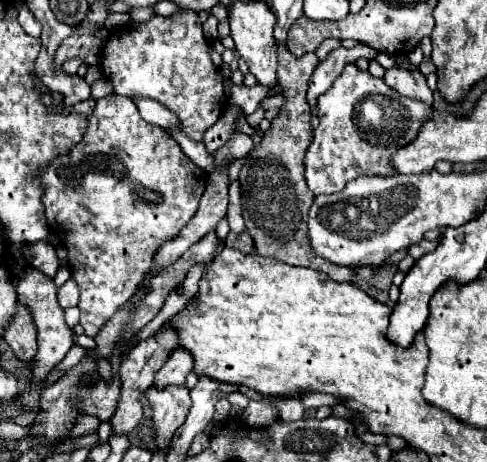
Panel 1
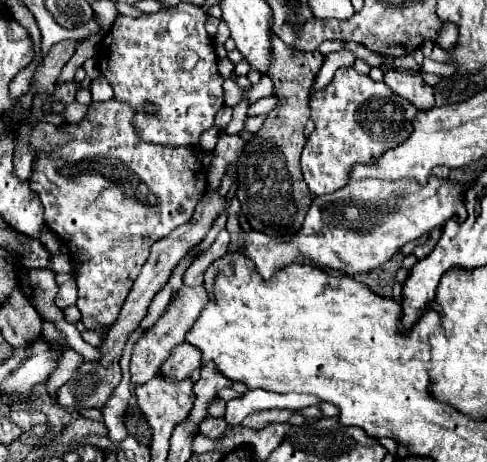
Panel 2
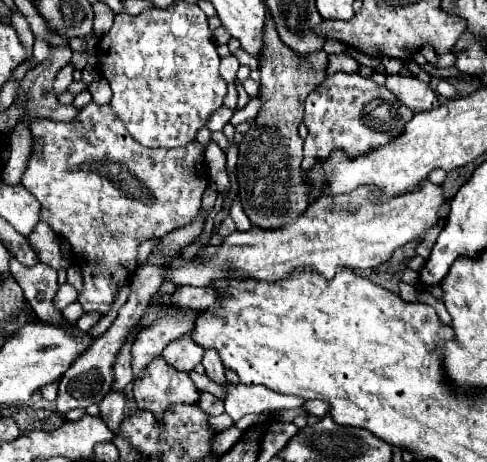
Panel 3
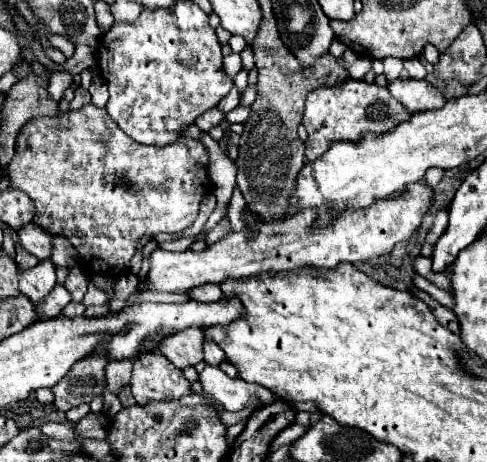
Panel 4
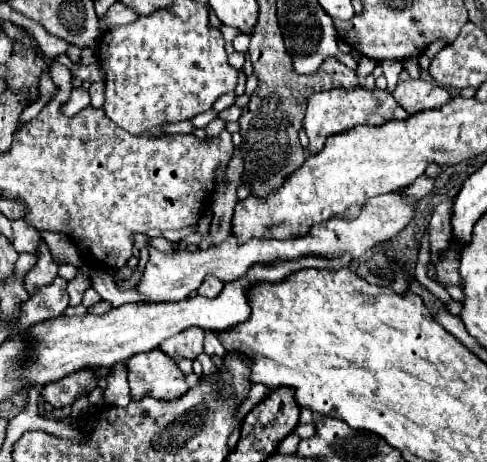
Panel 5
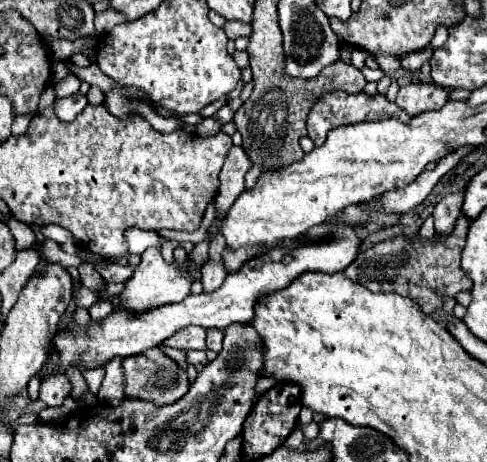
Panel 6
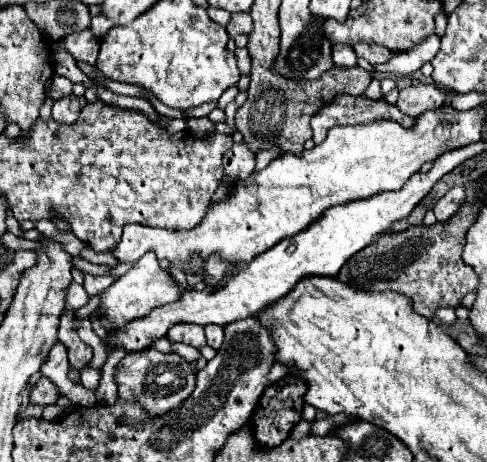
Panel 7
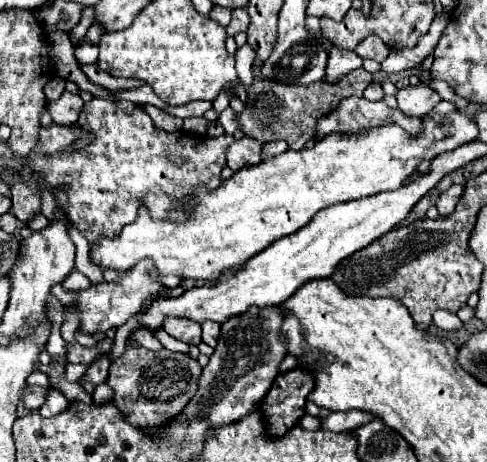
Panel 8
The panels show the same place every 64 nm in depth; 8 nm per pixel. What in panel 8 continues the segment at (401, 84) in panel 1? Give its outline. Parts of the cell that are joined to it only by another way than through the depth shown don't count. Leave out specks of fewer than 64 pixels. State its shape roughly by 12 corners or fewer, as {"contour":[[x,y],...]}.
{"contour":[[428,84],[406,86],[396,94],[408,116],[424,116],[440,102]]}

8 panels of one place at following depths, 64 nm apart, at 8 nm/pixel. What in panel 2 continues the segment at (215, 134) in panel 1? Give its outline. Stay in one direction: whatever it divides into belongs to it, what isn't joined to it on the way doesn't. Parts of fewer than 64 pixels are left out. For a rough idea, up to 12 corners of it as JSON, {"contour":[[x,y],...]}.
{"contour":[[216,128],[206,130],[200,136],[200,146],[210,152],[216,146]]}

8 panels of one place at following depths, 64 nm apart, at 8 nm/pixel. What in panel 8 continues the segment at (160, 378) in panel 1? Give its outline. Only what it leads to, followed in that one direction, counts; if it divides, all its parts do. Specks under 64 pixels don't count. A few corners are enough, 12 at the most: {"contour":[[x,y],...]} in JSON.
{"contour":[[164,320],[164,330],[186,344],[200,344],[194,320]]}

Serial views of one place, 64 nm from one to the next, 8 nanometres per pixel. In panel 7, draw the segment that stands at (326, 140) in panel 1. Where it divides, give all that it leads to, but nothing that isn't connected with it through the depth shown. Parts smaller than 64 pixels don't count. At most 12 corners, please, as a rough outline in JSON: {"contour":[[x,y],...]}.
{"contour":[[338,94],[312,118],[314,142],[340,124],[398,120],[416,118],[384,98]]}

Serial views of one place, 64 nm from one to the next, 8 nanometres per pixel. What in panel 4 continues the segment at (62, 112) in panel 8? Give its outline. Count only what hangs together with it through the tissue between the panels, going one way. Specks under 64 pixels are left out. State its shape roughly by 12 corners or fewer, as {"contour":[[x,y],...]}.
{"contour":[[82,86],[74,90],[70,110],[80,110],[90,102],[88,90]]}

